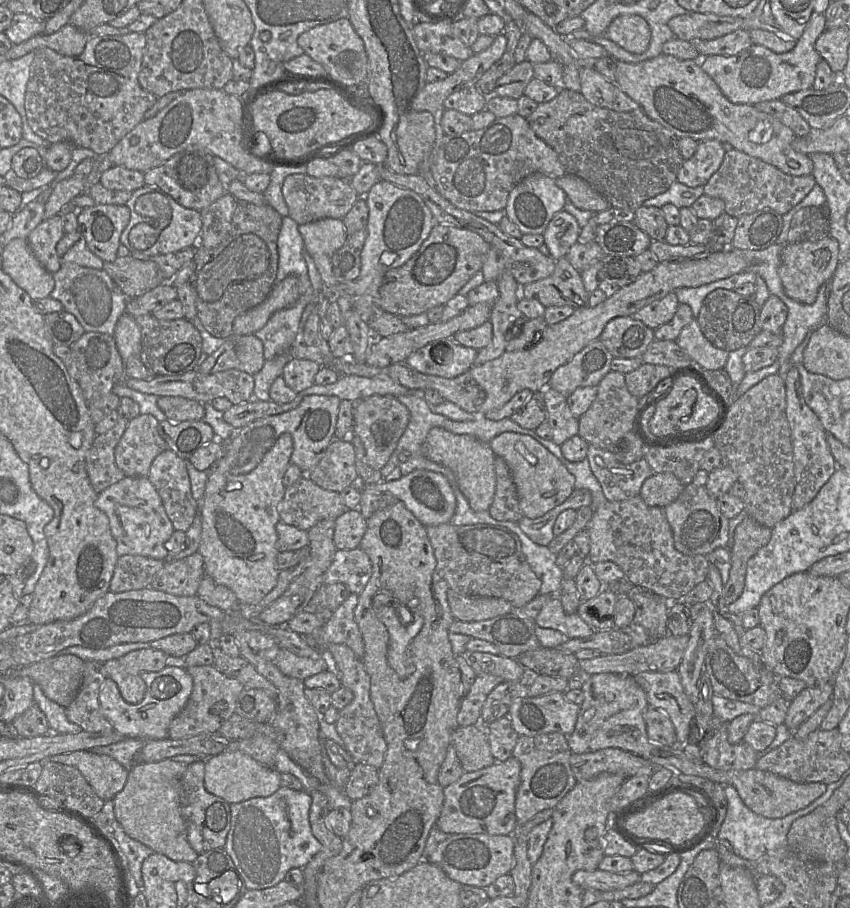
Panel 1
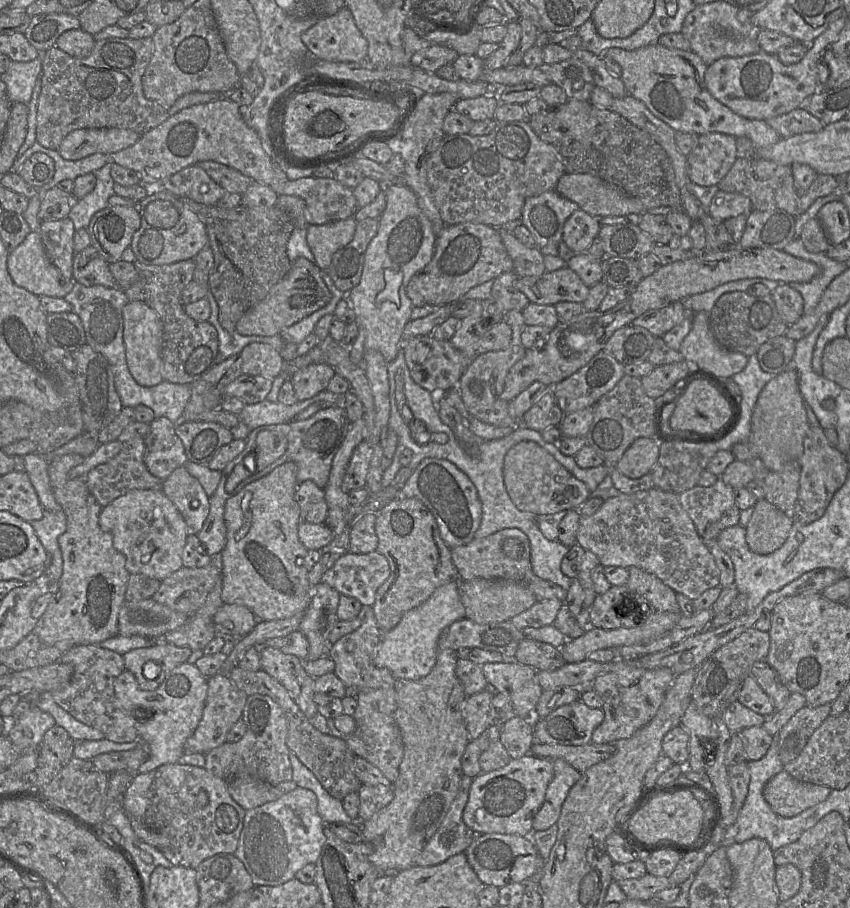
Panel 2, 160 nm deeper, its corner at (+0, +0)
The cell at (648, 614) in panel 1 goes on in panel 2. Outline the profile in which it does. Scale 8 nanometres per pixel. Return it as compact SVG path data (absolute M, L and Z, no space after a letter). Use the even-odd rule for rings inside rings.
M636 567L629 568L629 573L627 587L644 597L656 612L680 612L677 593L657 576Z

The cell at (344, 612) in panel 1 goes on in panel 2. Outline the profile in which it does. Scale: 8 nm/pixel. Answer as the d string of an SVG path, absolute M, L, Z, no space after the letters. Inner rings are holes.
M363 606L358 617L362 619L362 625L329 647L327 657L331 658L335 663L333 673L344 683L348 693L362 689L393 687L396 680L393 674L386 668L379 668L374 665L374 658L378 651L382 632L377 625L372 608Z

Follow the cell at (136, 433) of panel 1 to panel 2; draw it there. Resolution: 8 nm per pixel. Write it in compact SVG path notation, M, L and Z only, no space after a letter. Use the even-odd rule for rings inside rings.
M165 417L155 418L144 436L144 463L149 472L161 480L188 461L183 443L175 433L175 425Z

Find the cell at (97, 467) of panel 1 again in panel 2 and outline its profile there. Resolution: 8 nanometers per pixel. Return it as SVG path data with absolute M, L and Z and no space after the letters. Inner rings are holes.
M134 436L122 443L122 448L115 457L87 473L84 478L86 486L102 507L131 490L161 489L163 480L151 474L144 463L145 448L144 437Z

